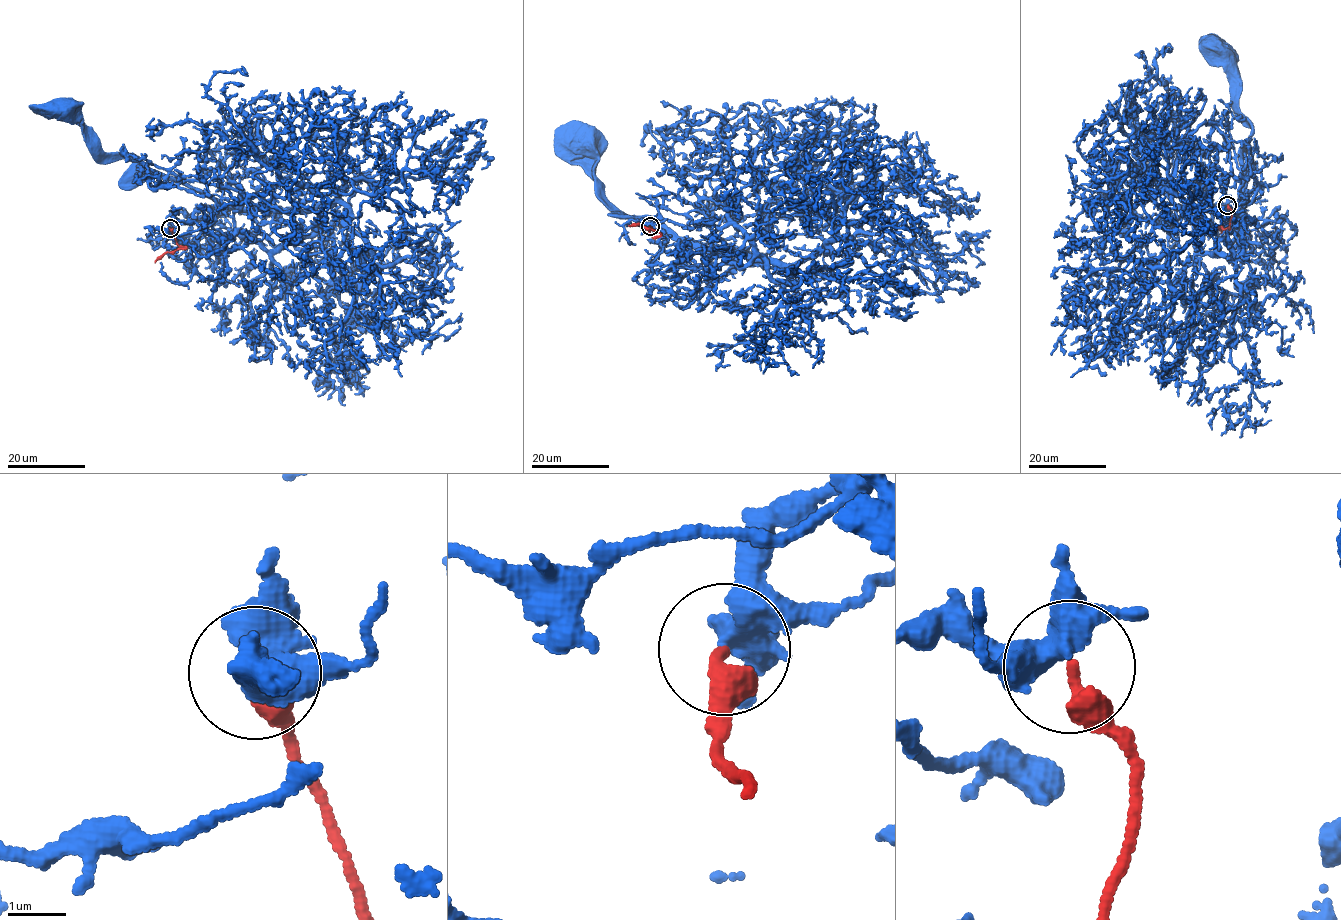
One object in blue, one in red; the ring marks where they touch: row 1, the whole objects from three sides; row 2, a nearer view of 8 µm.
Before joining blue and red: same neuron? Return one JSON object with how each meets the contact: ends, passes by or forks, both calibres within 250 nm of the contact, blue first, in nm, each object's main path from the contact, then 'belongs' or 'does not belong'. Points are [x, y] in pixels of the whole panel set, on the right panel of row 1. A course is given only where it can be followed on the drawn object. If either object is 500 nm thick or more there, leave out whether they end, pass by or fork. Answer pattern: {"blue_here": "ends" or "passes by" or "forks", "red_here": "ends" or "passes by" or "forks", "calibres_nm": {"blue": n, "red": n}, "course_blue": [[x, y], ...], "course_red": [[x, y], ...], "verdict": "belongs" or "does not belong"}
{"calibres_nm": {"blue": 500, "red": 340}, "course_blue": [[1228, 204], [1214, 204], [1194, 242], [1233, 259], [1226, 234], [1253, 128], [1213, 50]], "course_red": [[1228, 204], [1232, 212], [1229, 226], [1224, 229], [1220, 227], [1221, 233]], "verdict": "does not belong"}

